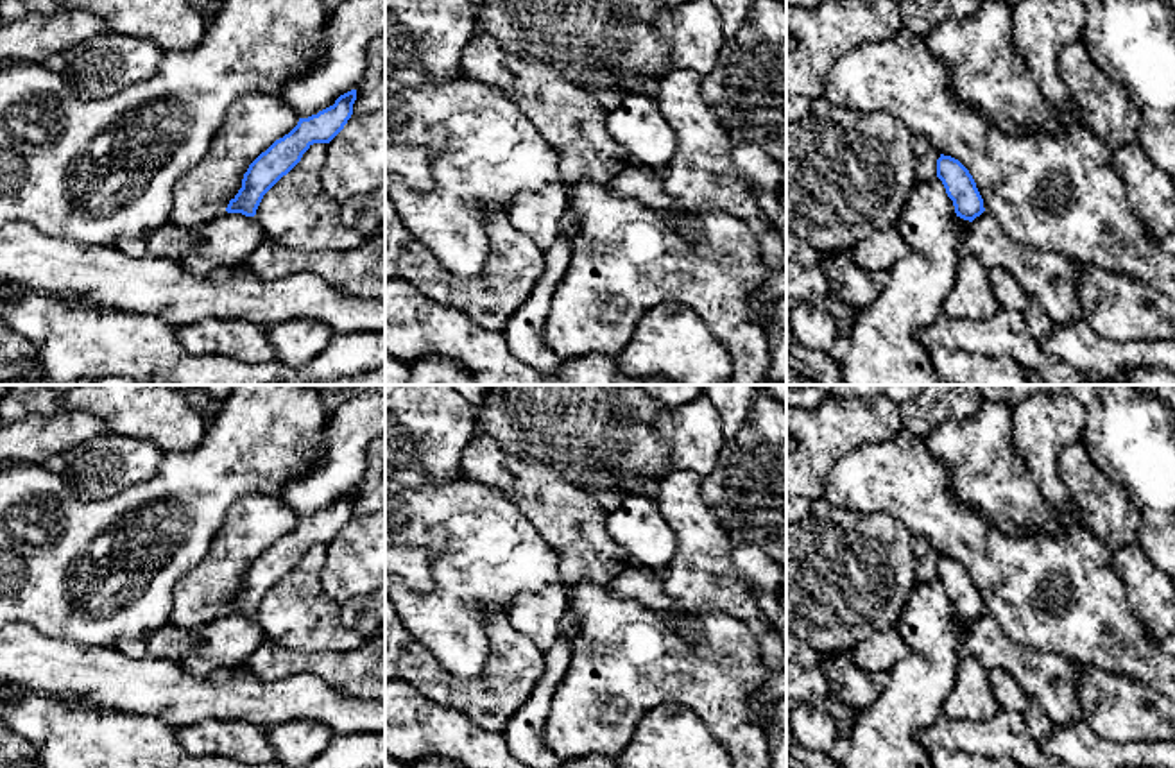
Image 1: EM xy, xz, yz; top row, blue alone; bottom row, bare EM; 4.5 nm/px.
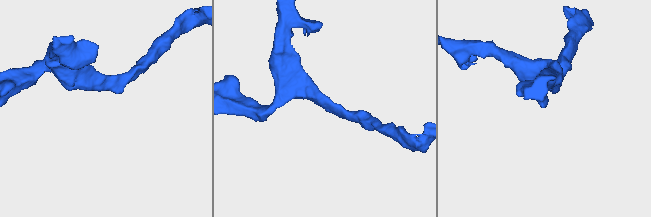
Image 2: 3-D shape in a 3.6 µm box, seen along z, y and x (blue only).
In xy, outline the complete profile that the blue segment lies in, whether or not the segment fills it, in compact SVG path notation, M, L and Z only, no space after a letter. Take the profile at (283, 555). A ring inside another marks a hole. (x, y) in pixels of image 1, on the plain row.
M356 491L340 496L333 507L299 519L297 526L276 541L247 569L242 589L229 602L227 614L254 618L263 596L287 576L313 544L330 544L353 516Z

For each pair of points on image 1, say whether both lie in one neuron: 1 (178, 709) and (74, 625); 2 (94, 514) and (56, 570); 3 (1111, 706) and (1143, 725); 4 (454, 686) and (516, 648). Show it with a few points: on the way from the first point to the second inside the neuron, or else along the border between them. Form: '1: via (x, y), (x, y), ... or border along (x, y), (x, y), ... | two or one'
1: border along (58, 638), (68, 643), (115, 648) | two
2: via (94, 529), (70, 555) | one
3: via (1118, 708), (1127, 709), (1136, 718) | one
4: via (470, 686), (479, 686), (500, 665) | one

